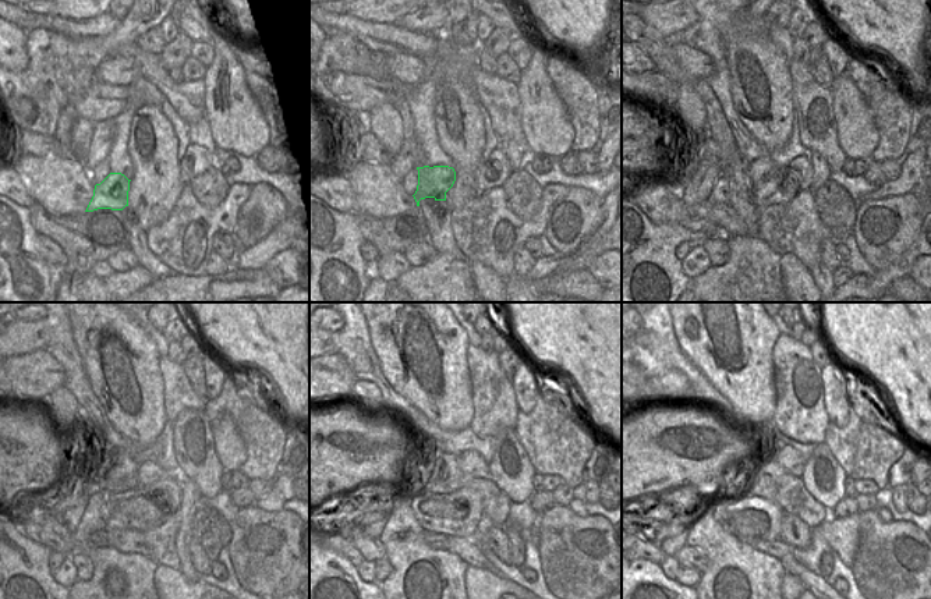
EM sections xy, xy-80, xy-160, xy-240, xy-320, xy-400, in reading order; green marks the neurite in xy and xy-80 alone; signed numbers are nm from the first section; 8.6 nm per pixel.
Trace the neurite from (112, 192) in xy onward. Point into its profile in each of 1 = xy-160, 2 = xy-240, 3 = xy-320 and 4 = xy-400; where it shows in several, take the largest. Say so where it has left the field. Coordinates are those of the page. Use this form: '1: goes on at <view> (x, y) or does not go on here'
1: goes on at xy-160 (761, 170)
2: goes on at xy-240 (149, 472)
3: goes on at xy-320 (471, 464)
4: goes on at xy-400 (788, 457)

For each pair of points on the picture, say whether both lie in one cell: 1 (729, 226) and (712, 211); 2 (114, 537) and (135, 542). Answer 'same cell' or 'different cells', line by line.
1: same cell
2: same cell

